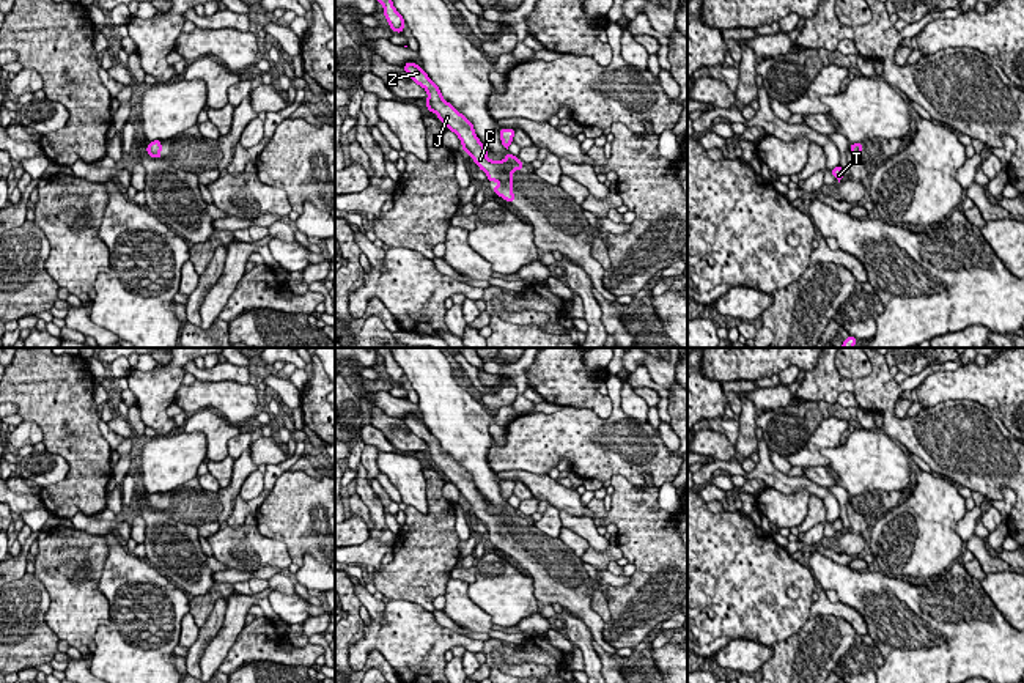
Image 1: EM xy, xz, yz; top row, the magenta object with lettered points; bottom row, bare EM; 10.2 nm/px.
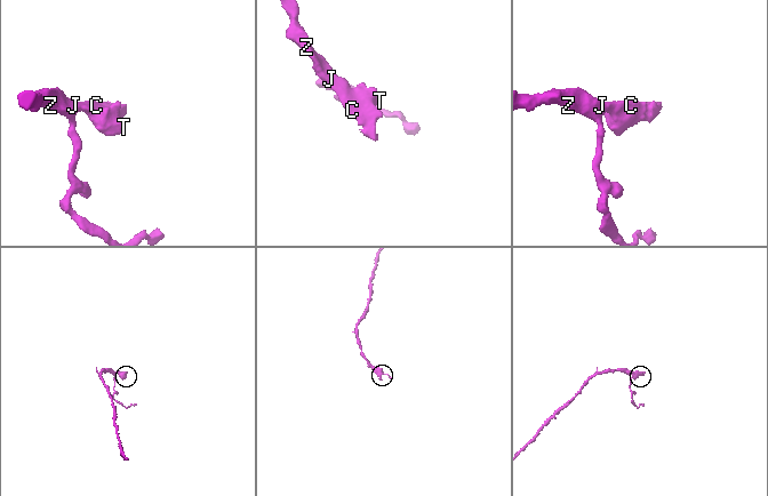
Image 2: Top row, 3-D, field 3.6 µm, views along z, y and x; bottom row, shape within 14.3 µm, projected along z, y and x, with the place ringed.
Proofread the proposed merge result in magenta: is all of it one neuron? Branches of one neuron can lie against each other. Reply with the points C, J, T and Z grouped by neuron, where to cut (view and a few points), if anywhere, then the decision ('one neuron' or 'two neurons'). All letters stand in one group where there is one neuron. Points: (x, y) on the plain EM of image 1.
groups C J T Z; cut none; one neuron

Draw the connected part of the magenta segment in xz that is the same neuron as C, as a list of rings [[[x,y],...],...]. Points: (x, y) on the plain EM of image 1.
[[[412,414],[404,417],[404,423],[415,436],[428,444],[428,463],[434,464],[439,472],[459,489],[462,502],[469,505],[480,522],[488,527],[488,533],[500,535],[492,540],[494,545],[506,554],[514,554],[513,524],[522,522],[522,515],[510,505],[506,505],[506,510],[502,515],[489,513],[484,497],[473,483],[473,477],[442,450],[440,442],[429,433],[426,425]]]

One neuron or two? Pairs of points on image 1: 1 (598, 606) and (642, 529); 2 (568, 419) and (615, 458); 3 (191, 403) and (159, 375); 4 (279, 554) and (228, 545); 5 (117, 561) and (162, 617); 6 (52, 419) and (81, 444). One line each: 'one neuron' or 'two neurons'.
1: two neurons
2: one neuron
3: two neurons
4: one neuron
5: one neuron
6: one neuron

